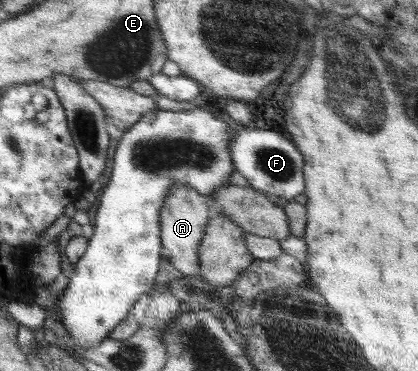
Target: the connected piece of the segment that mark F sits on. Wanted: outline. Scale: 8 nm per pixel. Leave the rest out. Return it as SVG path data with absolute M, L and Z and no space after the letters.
M252 126L238 127L237 131L232 131L230 156L232 156L233 169L243 175L255 191L264 193L264 195L280 202L294 202L294 197L304 192L304 169L306 167L304 156L287 134Z

